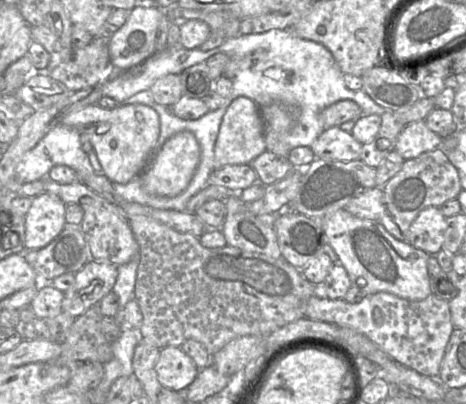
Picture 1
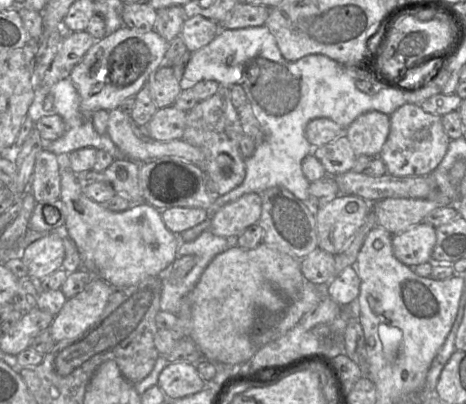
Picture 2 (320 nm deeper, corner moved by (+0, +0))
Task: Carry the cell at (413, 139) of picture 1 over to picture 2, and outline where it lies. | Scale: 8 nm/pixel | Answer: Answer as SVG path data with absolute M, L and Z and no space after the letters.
M406 103L389 117L390 132L379 154L386 165L387 173L394 176L431 174L441 163L450 143L442 124L442 116L425 112L420 104Z

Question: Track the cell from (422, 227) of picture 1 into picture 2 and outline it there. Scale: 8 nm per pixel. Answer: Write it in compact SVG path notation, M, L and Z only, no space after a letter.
M421 222L399 234L392 234L393 253L403 264L415 267L431 261L436 228Z

